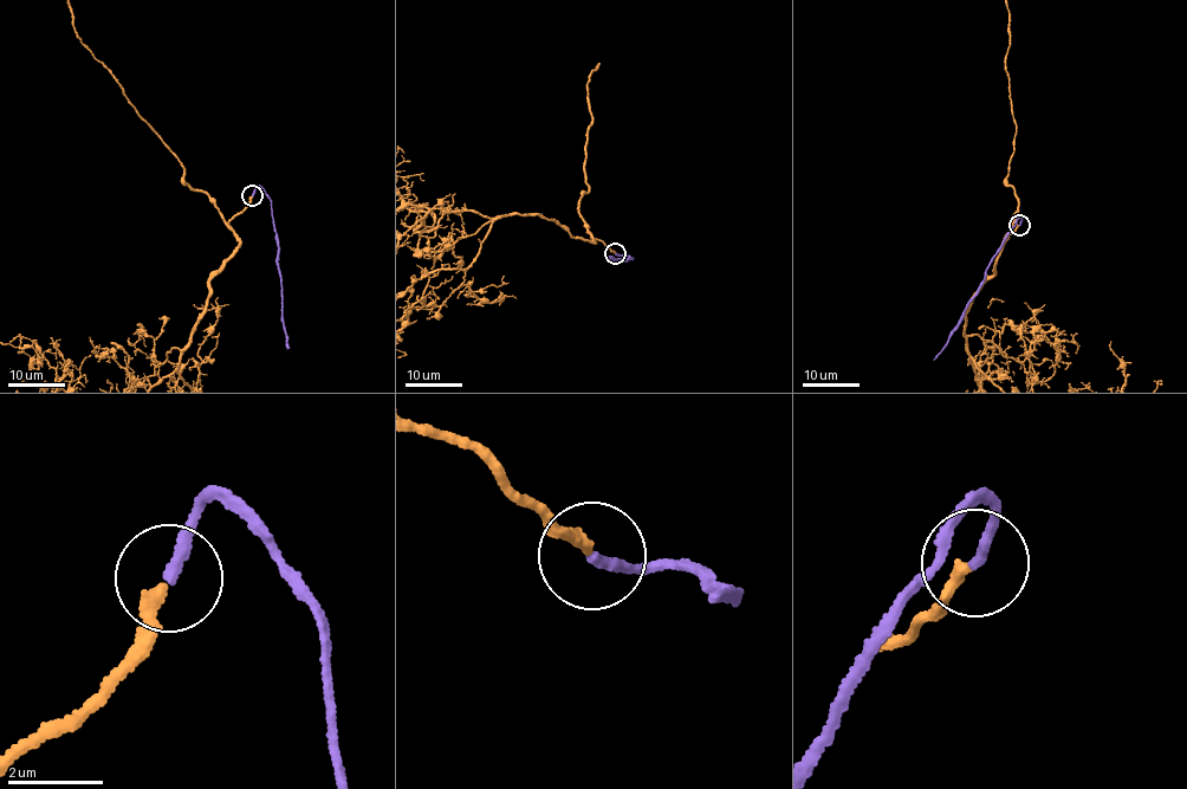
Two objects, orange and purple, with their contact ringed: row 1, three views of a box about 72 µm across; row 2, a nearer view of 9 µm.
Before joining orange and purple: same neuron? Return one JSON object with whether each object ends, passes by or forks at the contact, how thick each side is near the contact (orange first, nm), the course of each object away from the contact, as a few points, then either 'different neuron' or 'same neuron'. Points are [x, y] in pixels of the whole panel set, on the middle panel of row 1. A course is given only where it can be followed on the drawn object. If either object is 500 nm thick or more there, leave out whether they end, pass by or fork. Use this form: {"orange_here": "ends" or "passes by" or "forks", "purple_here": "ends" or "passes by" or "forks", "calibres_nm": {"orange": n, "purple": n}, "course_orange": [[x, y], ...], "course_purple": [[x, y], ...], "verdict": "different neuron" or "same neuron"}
{"orange_here": "ends", "purple_here": "ends", "calibres_nm": {"orange": 240, "purple": 240}, "course_purple": [[615, 253], [633, 258], [623, 262], [610, 258]], "verdict": "same neuron"}

